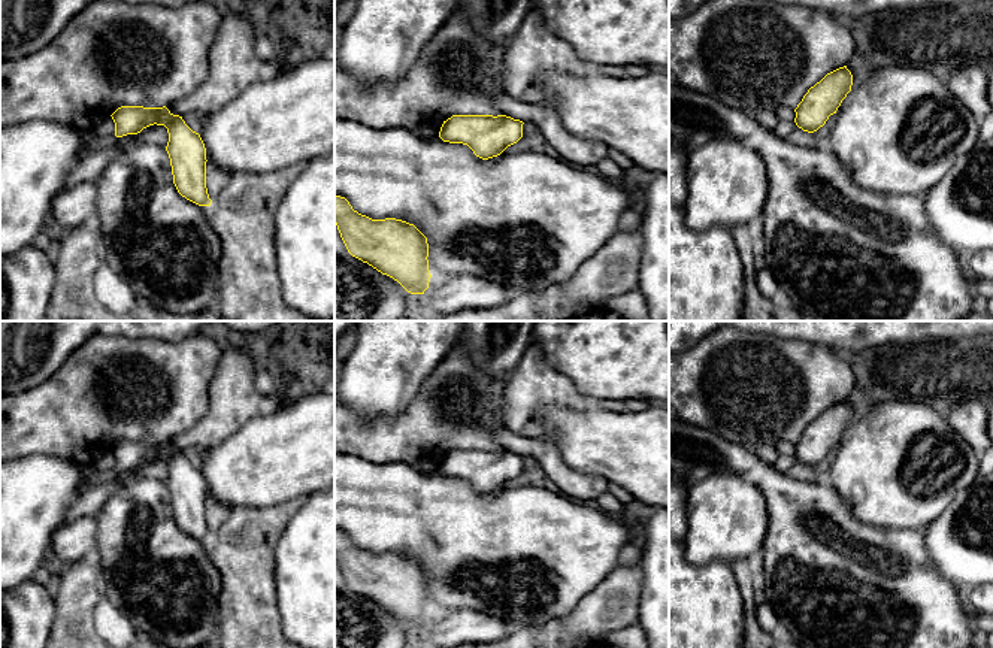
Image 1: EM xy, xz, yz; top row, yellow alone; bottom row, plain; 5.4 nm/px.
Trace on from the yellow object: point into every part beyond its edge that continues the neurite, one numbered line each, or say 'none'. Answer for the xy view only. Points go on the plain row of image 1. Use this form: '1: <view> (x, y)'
none

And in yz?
none

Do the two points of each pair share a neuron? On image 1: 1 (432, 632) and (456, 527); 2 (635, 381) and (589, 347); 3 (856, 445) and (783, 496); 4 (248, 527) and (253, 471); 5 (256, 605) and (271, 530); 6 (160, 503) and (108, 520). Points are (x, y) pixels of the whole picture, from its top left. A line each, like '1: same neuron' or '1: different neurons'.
1: different neurons
2: same neuron
3: different neurons
4: different neurons
5: same neuron
6: same neuron

